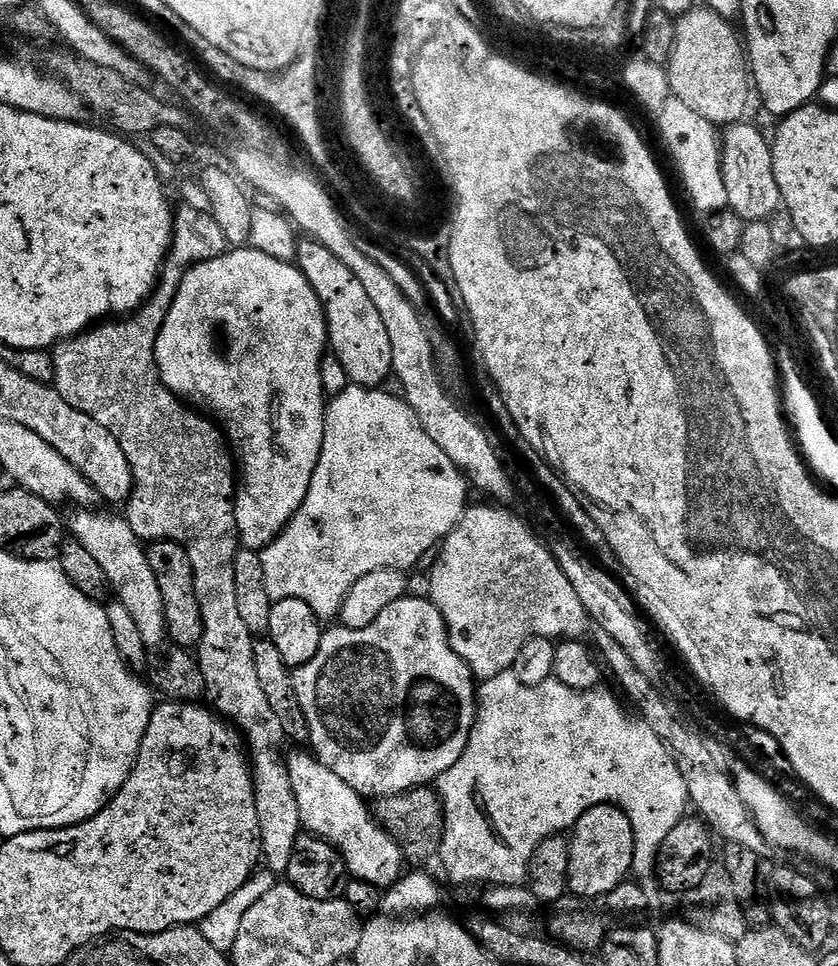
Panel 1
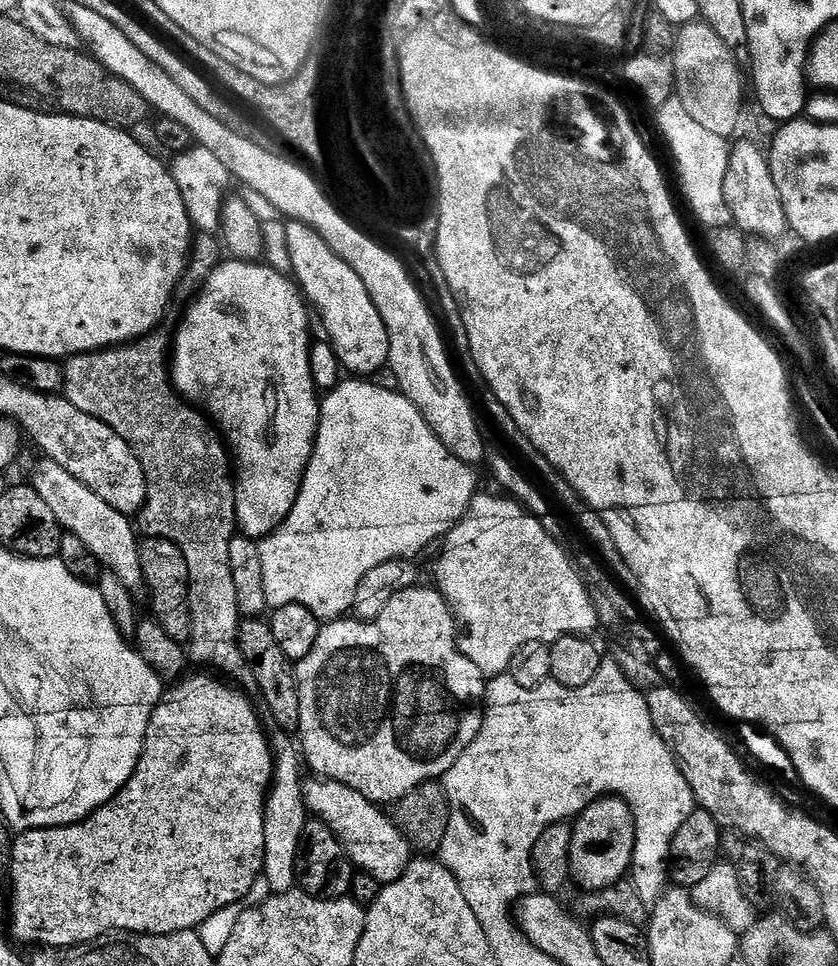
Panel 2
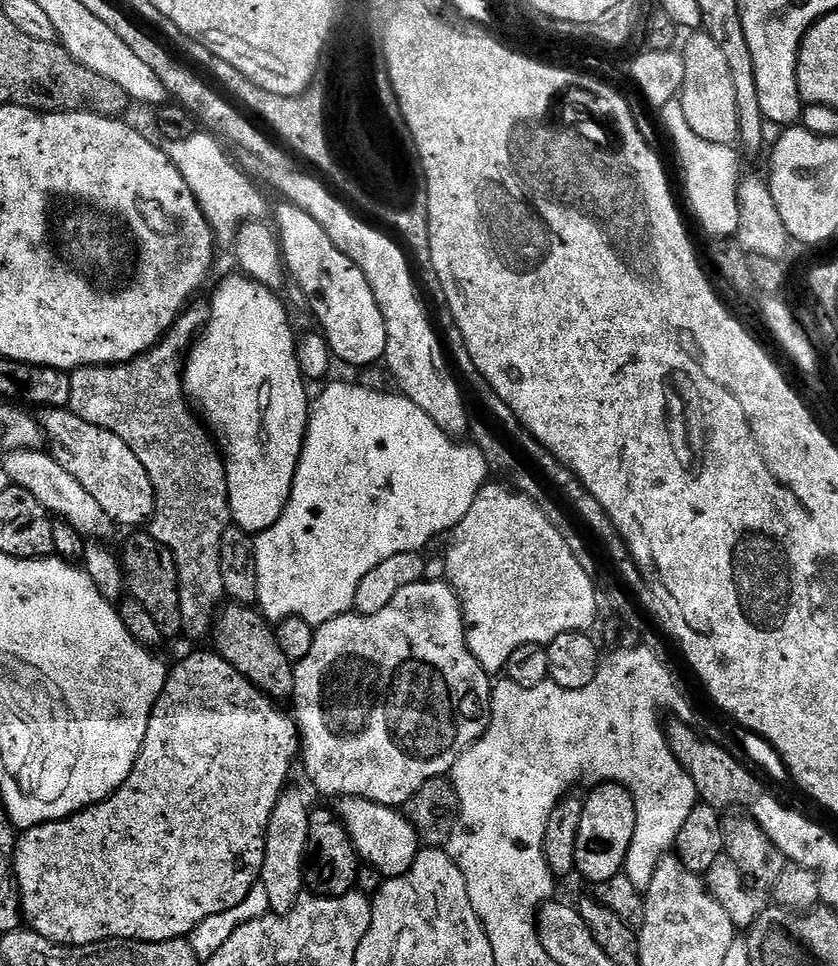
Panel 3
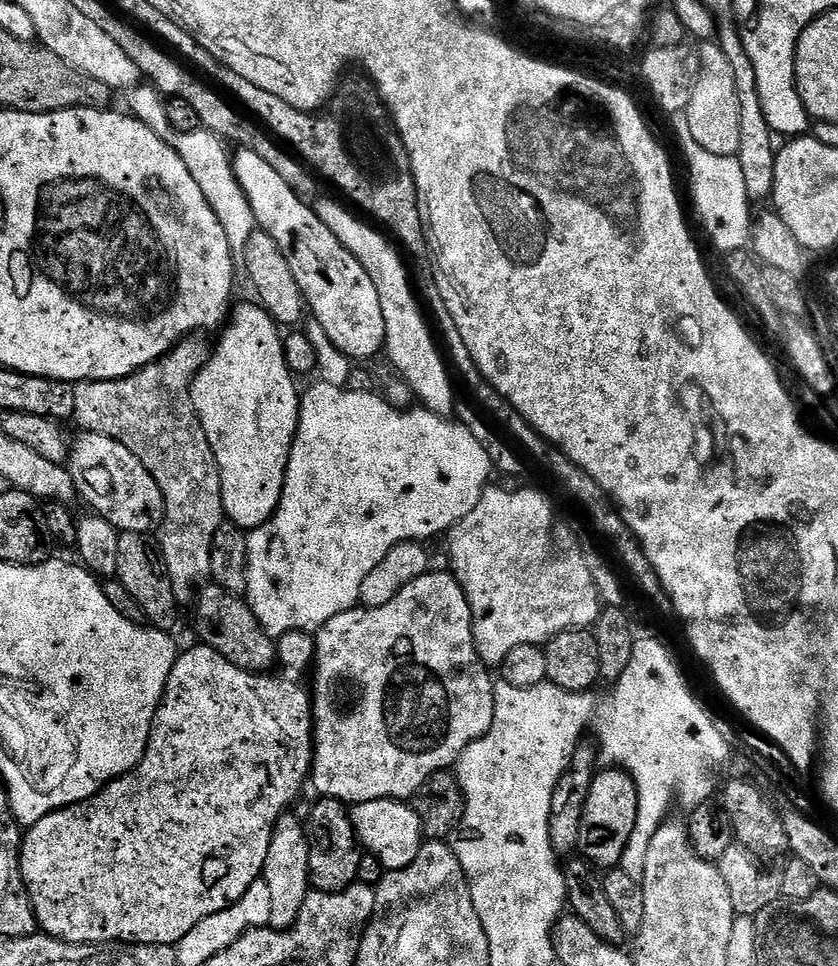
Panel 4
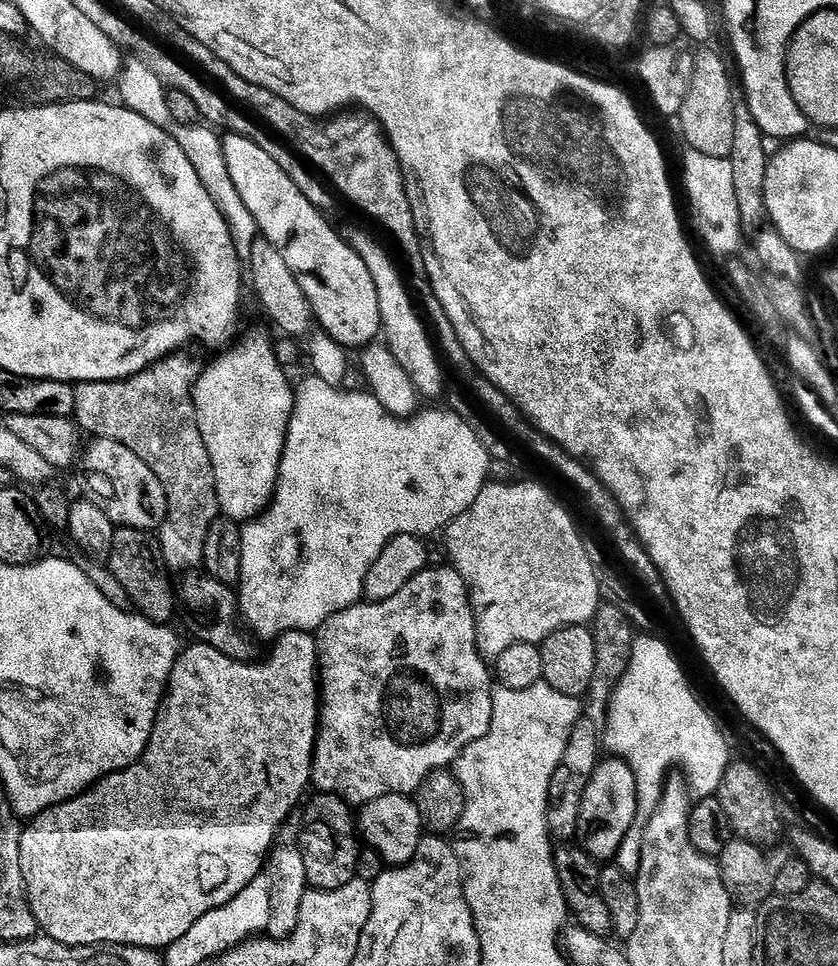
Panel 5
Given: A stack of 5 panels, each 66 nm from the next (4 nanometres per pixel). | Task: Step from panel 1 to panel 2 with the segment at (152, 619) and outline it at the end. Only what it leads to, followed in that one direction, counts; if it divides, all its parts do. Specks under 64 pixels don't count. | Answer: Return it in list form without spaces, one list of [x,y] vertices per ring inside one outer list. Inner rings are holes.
[[[40,458],[32,472],[30,483],[34,490],[38,490],[38,494],[42,494],[42,502],[50,506],[50,511],[60,523],[61,529],[74,534],[86,546],[86,550],[96,559],[101,569],[112,572],[128,589],[136,590],[143,585],[140,540],[129,517],[114,510],[114,506],[109,506],[104,499],[98,498],[98,494],[94,494],[90,486],[82,486],[82,482],[74,478],[74,474],[62,470],[62,466],[58,466],[58,462],[53,460]]]

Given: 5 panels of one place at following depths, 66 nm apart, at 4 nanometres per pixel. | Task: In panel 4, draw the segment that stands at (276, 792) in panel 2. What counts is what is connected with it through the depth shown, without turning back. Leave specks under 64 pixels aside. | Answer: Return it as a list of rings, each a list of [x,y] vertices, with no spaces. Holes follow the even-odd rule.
[[[293,814],[281,816],[276,823],[276,829],[270,838],[270,850],[266,854],[262,878],[266,886],[270,886],[270,925],[277,930],[293,927],[298,914],[307,898],[310,885],[308,882],[308,863],[310,850],[308,849],[308,834],[306,824]]]

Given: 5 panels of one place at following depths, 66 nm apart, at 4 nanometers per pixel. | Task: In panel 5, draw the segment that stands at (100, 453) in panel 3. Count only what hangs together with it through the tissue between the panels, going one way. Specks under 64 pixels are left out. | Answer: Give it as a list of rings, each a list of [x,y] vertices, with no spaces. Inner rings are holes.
[[[117,447],[116,461],[113,464],[104,464],[100,472],[92,476],[92,492],[104,512],[109,516],[116,526],[122,528],[133,528],[153,534],[159,533],[168,521],[168,495],[162,486],[162,482],[128,448]]]

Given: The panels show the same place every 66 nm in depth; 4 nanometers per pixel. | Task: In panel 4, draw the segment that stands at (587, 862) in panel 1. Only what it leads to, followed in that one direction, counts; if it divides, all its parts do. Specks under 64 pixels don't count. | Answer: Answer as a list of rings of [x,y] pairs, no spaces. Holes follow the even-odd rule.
[[[612,766],[608,772],[597,771],[592,778],[590,794],[586,794],[586,806],[582,814],[582,830],[580,831],[579,855],[587,860],[589,864],[600,870],[612,870],[621,863],[623,851],[630,840],[630,834],[634,831],[636,819],[638,818],[638,790],[631,776],[619,767]]]

